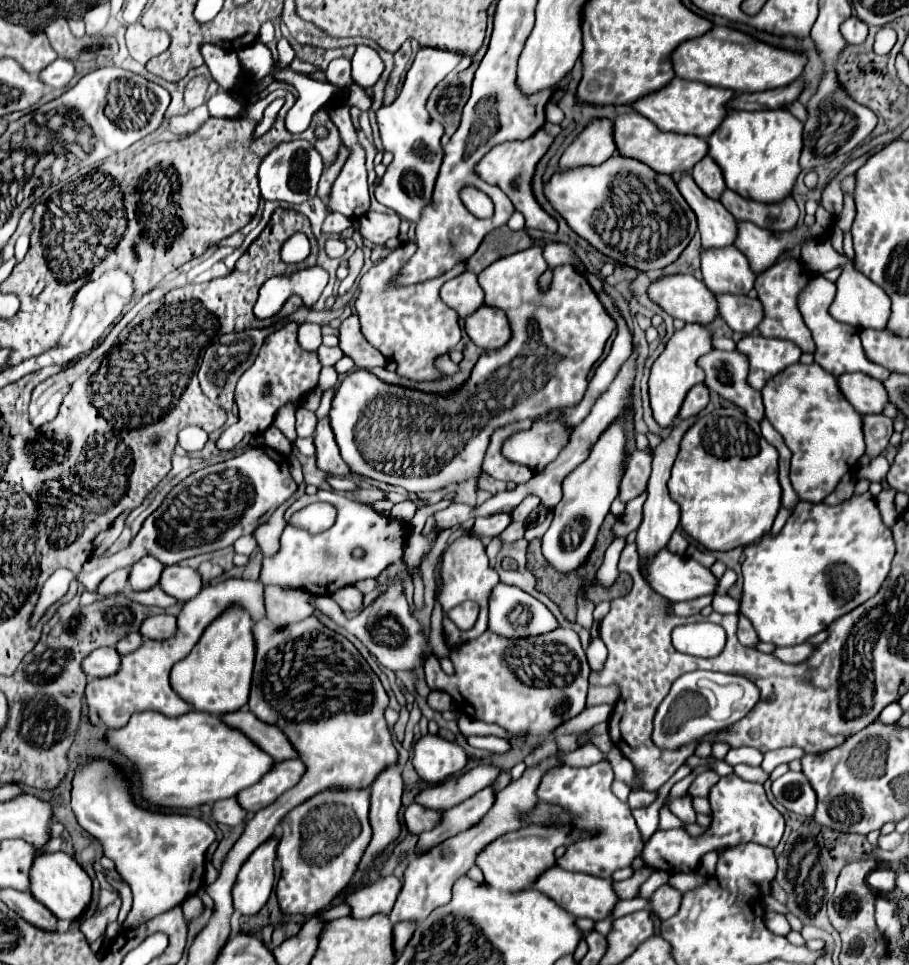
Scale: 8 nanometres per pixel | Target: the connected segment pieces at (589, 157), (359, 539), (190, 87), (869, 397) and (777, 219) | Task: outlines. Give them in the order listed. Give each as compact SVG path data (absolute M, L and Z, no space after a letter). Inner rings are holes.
M594 121L564 151L560 159L560 169L568 171L584 165L602 165L608 157L612 157L614 151L616 145L612 139L612 121Z
M318 491L316 495L302 495L298 501L294 501L286 515L286 527L280 537L280 549L274 557L262 557L262 569L260 569L260 581L264 585L282 585L282 587L296 587L306 589L308 593L316 595L328 595L344 585L352 585L358 579L376 577L380 575L388 565L398 563L402 559L404 539L406 539L406 523L394 521L388 515L380 515L368 505L350 501L342 495L330 495L328 491ZM326 501L336 507L338 517L336 523L318 535L310 535L308 531L296 527L290 523L290 517L304 509L310 503ZM354 547L364 547L366 557L356 559L352 557Z
M194 77L188 81L184 93L188 109L196 109L198 105L206 103L206 89L208 89L208 81L204 77Z
M846 373L836 379L842 395L862 415L882 413L884 405L888 403L888 395L882 381L866 377L864 373Z
M726 189L720 201L738 221L752 221L768 231L790 231L800 217L798 205L792 195L778 203L762 203Z

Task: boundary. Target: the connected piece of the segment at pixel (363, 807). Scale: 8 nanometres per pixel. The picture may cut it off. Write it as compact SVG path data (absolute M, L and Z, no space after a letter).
M328 789L328 793L318 793L310 797L282 819L282 839L278 845L278 861L282 865L282 875L276 887L278 903L284 913L312 917L322 911L340 891L346 889L356 867L372 839L372 827L368 821L368 789Z

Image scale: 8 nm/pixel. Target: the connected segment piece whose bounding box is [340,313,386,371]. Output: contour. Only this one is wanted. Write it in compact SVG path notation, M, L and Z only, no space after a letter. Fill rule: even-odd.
M356 313L344 319L340 327L340 349L356 363L358 369L370 371L374 367L386 365L386 357L364 339Z

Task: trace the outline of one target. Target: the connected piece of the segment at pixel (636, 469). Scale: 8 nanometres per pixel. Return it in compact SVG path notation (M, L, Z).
M648 449L636 451L626 465L626 471L624 471L620 486L648 485L650 463L652 463L652 455L650 455Z

